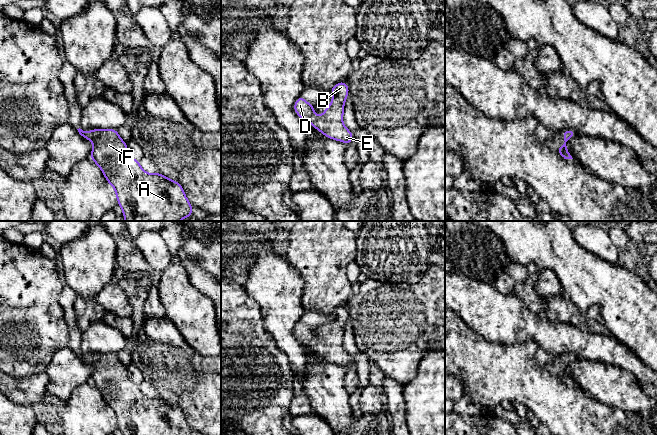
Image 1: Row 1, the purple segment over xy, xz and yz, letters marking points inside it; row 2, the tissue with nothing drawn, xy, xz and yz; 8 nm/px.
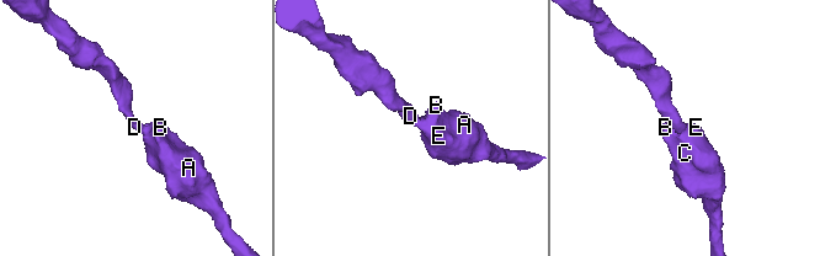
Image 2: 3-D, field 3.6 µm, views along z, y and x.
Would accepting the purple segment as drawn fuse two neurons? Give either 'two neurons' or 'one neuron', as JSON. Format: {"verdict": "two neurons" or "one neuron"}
{"verdict": "one neuron"}

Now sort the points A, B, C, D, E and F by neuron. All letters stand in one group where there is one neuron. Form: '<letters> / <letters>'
A B C D E F

